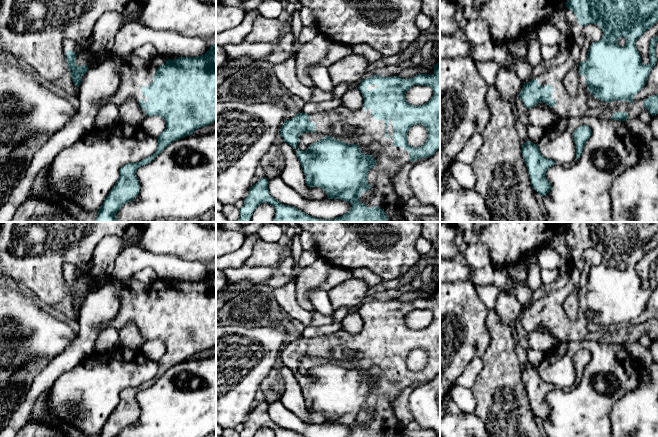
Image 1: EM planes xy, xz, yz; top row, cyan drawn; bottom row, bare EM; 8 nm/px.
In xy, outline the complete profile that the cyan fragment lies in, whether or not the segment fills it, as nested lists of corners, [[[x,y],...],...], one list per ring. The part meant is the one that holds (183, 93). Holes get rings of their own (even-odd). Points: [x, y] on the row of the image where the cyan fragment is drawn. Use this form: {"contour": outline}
{"contour": [[[212,44],[204,55],[198,57],[157,55],[141,68],[125,63],[120,69],[119,89],[106,103],[119,106],[129,98],[136,101],[146,116],[162,117],[166,128],[157,137],[158,147],[154,154],[120,168],[119,178],[98,210],[96,222],[117,222],[117,212],[139,194],[140,184],[136,177],[139,167],[150,163],[172,142],[216,122],[216,45]]]}

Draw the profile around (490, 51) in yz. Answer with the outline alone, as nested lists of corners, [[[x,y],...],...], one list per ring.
[[[492,39],[485,44],[473,47],[470,58],[475,62],[494,61],[502,67],[513,71],[522,82],[525,82],[533,71],[526,58],[514,56],[506,44],[500,44]]]

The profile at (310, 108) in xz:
[[[333,98],[331,100],[319,102],[319,103],[307,102],[304,105],[302,112],[307,115],[313,115],[316,113],[332,111],[332,110],[335,110],[341,106],[343,106],[342,100]]]

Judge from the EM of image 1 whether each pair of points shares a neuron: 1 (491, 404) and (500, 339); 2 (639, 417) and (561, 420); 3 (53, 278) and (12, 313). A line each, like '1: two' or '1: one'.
1: one
2: two
3: two

